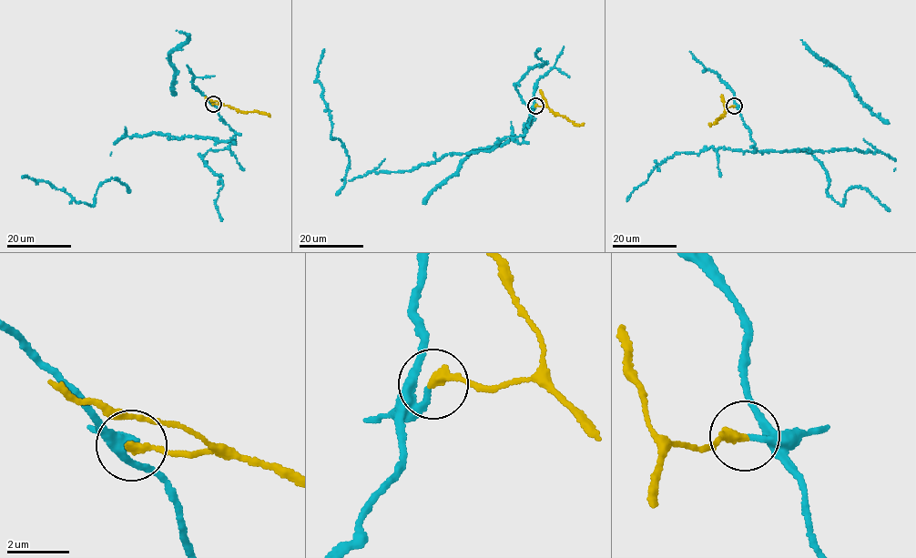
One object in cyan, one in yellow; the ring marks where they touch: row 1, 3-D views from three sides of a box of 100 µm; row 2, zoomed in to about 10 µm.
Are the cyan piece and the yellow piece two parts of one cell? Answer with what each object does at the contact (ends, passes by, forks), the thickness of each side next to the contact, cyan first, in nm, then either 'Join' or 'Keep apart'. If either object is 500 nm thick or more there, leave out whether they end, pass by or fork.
At the ring cyan ends. At the ring yellow ends. Thickness 170 nm (cyan) against 280 nm. Keep apart

